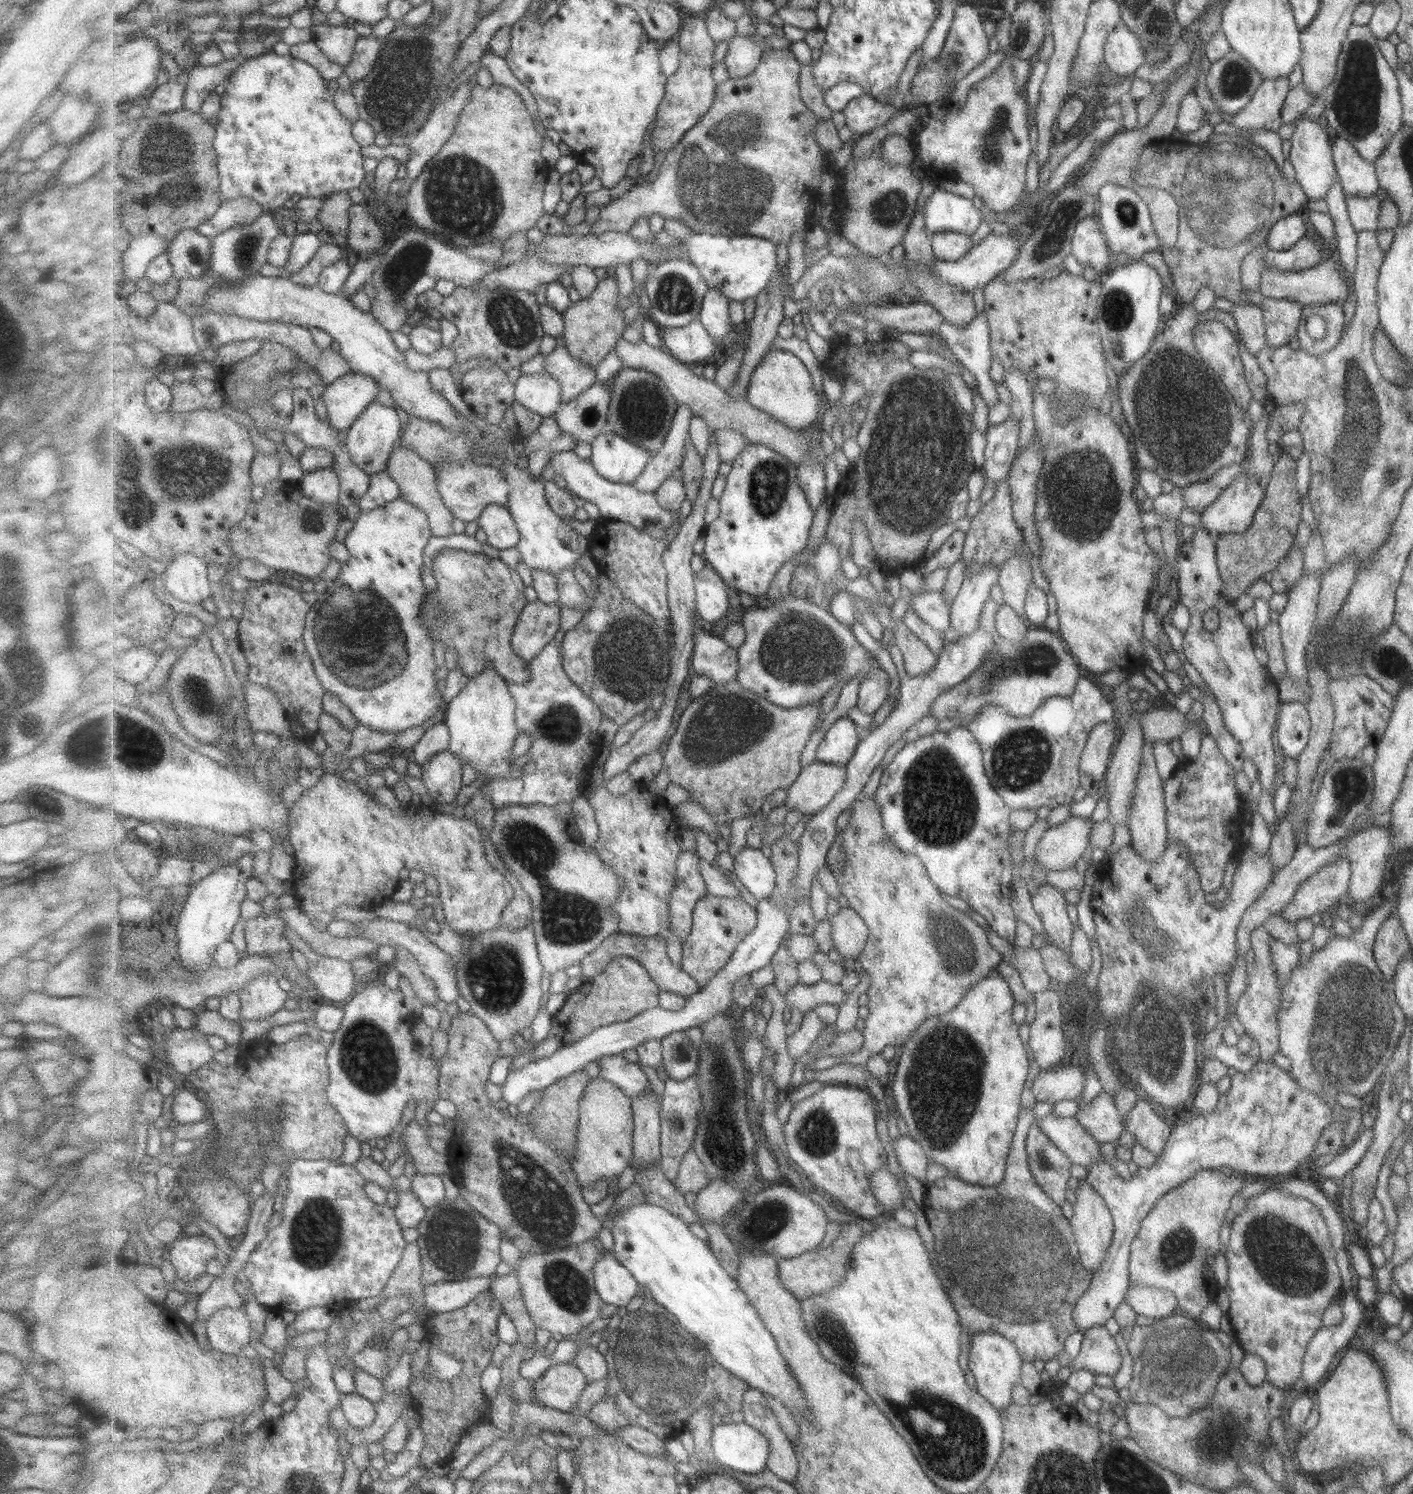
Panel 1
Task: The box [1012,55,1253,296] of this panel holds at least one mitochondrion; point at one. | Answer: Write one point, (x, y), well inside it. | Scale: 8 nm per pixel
(1053, 241)

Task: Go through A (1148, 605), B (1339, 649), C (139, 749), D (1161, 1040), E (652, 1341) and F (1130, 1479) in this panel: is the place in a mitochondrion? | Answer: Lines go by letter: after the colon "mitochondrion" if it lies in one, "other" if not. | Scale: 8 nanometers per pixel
A: other
B: mitochondrion
C: mitochondrion
D: mitochondrion
E: mitochondrion
F: mitochondrion

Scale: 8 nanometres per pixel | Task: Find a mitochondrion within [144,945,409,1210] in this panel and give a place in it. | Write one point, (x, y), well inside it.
(368, 1061)

